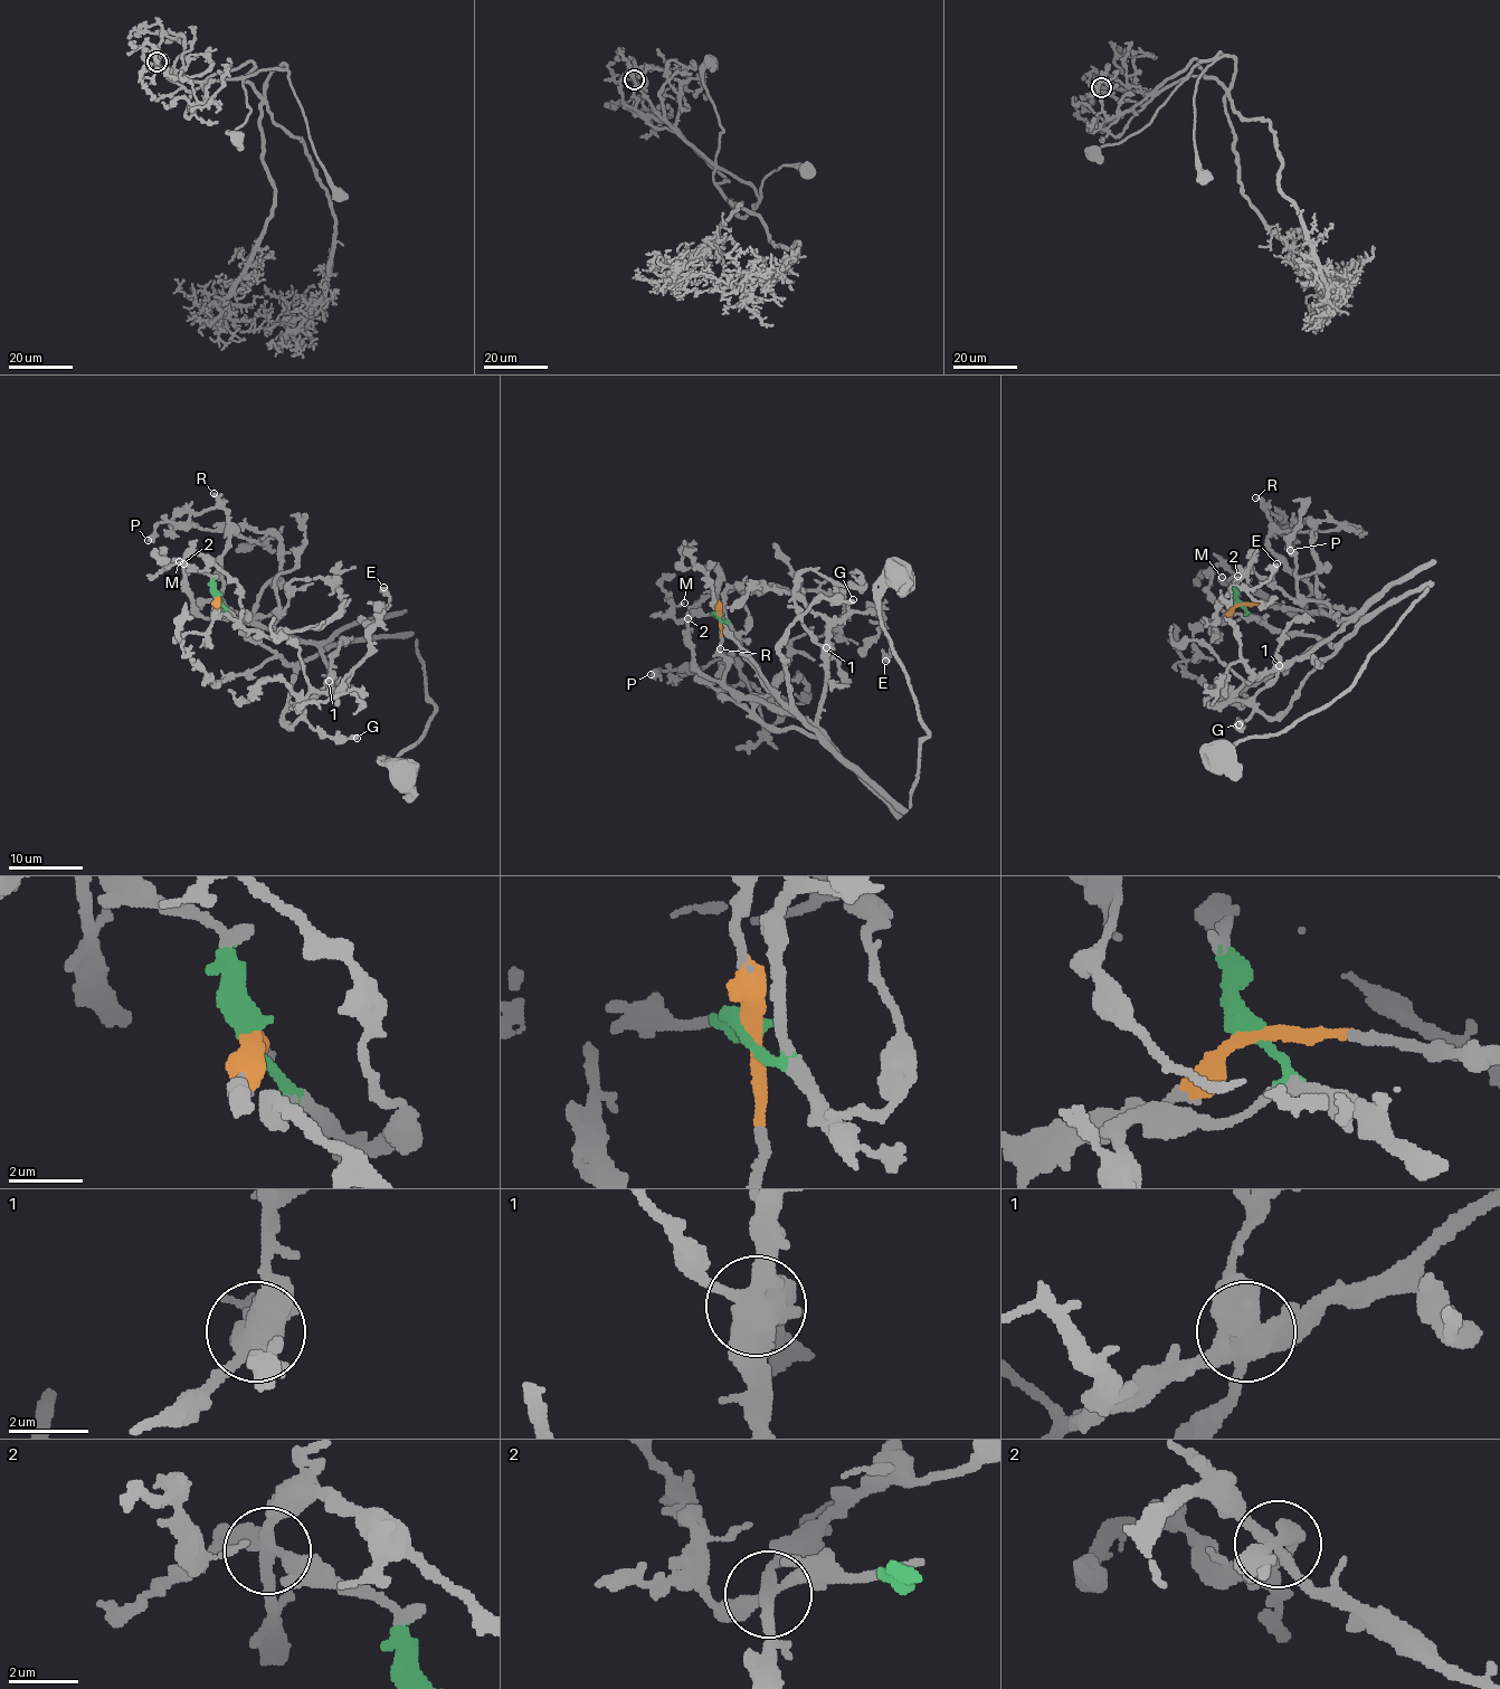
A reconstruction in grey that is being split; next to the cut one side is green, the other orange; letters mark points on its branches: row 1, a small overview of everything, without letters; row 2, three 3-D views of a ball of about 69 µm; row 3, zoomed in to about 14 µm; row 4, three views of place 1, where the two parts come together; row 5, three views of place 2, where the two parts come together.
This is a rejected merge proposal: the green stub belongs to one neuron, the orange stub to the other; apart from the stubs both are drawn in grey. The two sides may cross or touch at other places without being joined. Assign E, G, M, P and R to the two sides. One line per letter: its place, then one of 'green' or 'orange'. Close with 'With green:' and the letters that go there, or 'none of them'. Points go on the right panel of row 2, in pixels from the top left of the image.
E: at (1277, 563); orange
G: at (1239, 724); green
M: at (1222, 577); green
P: at (1290, 550); orange
R: at (1255, 497); green
With green: G, M, R

